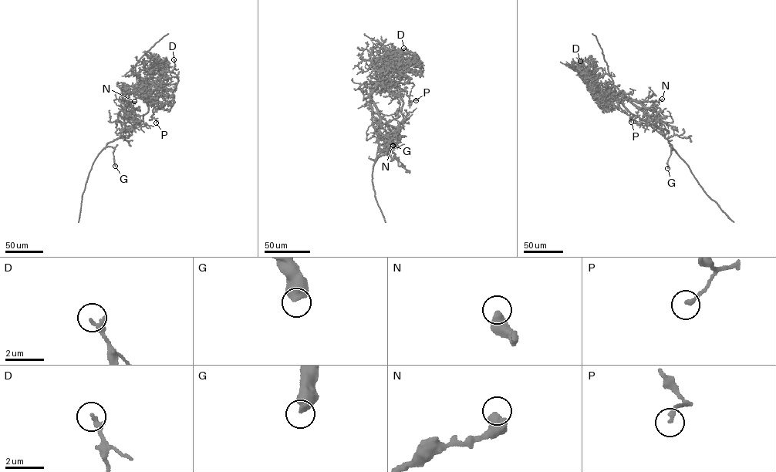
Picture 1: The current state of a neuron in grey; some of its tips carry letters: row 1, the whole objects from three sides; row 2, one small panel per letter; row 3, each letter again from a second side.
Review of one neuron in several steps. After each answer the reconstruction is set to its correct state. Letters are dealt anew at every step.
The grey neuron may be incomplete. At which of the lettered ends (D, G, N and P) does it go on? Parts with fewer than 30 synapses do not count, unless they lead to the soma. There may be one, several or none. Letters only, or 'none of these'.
none of these

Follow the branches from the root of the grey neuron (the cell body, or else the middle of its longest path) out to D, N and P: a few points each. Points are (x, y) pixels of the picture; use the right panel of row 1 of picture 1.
D: (653, 126), (631, 113), (613, 96), (598, 89), (582, 71), (582, 74), (585, 70), (580, 61)
N: (653, 126), (649, 122), (646, 109), (634, 100), (656, 102), (662, 99)
P: (653, 126), (631, 113), (614, 95), (619, 100), (619, 107), (631, 117), (631, 122)

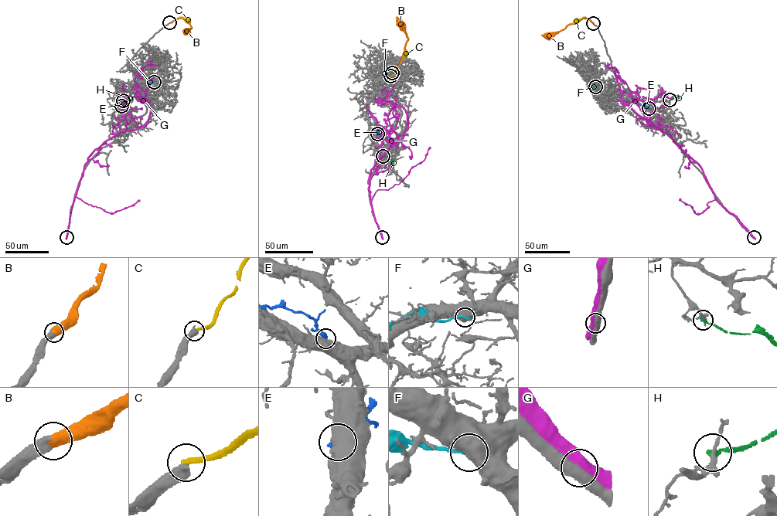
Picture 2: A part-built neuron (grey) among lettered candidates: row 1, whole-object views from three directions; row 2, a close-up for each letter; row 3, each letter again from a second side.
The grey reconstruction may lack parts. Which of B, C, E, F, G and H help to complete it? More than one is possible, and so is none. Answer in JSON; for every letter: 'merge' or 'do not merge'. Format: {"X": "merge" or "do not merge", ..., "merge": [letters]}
{"B": "merge", "C": "do not merge", "E": "do not merge", "F": "do not merge", "G": "do not merge", "H": "do not merge", "merge": ["B"]}

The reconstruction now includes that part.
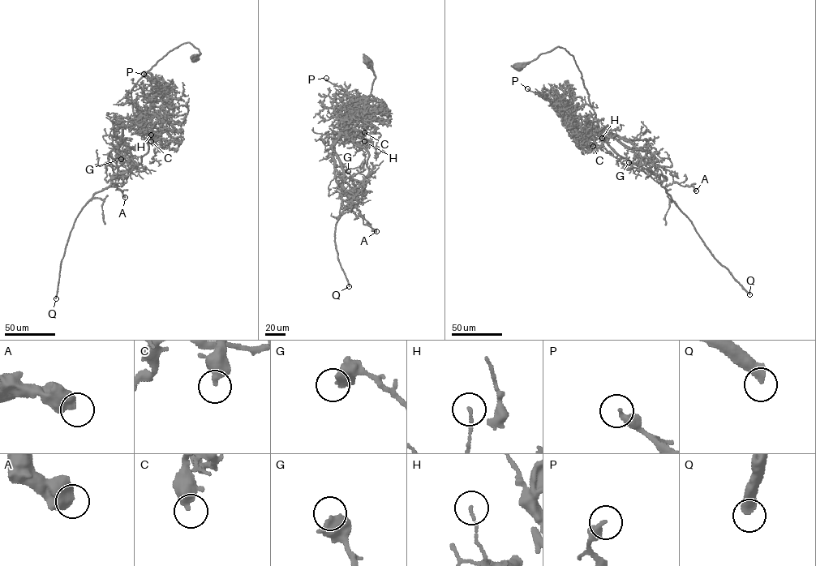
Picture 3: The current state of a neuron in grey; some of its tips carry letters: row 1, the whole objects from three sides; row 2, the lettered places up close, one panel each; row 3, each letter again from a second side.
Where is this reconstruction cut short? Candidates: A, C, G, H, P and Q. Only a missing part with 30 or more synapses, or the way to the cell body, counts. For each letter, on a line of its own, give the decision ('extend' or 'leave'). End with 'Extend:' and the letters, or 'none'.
A: leave
C: leave
G: leave
H: leave
P: leave
Q: extend
Extend: Q

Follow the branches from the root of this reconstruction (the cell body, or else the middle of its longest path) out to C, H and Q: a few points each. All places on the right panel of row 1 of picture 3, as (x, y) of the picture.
C: (517, 66), (527, 64), (558, 46), (572, 54), (581, 72), (598, 123), (592, 130), (593, 146)
H: (517, 66), (558, 46), (564, 48), (581, 72), (598, 123), (593, 130), (601, 134), (602, 138)
Q: (517, 66), (558, 46), (572, 54), (598, 123), (593, 130), (617, 154), (659, 177), (710, 253), (749, 294)

